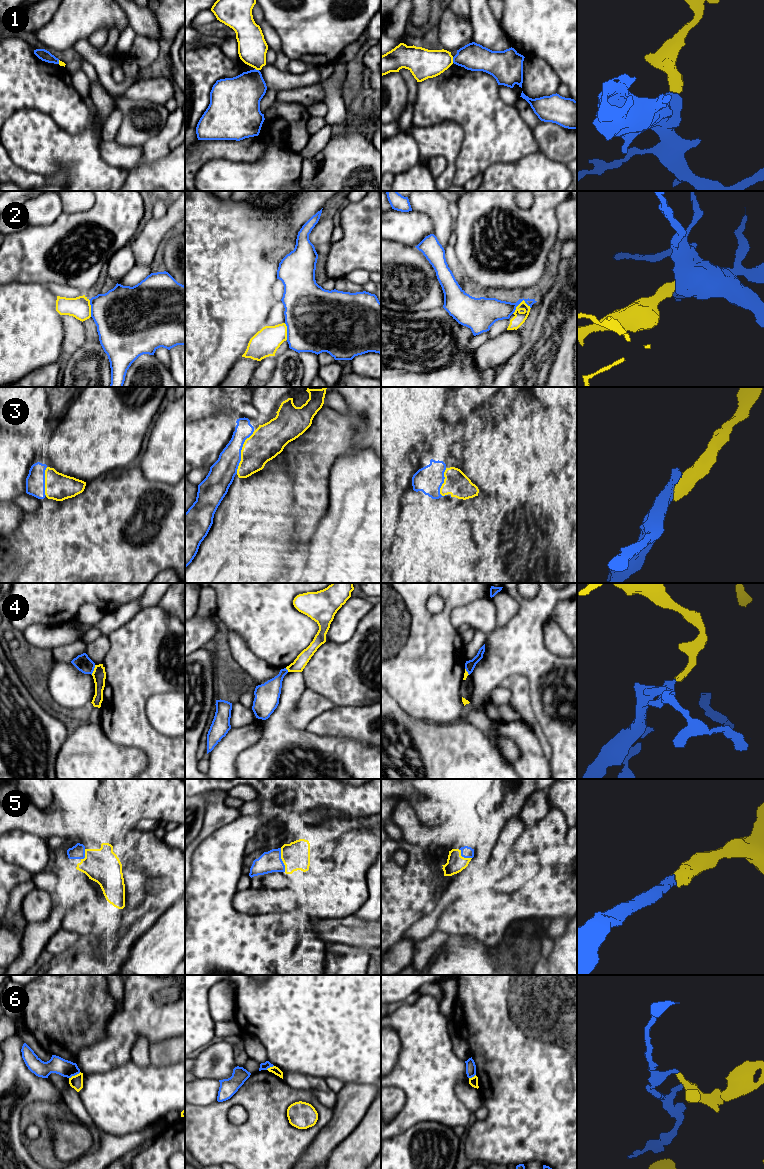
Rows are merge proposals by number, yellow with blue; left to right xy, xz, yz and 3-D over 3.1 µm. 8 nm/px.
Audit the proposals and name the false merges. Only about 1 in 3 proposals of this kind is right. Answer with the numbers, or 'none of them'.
1, 2, 4, 6

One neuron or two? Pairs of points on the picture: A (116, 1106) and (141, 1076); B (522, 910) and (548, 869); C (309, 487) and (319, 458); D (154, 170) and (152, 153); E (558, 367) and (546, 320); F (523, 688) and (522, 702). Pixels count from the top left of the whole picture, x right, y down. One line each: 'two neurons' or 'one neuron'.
A: one neuron
B: one neuron
C: one neuron
D: two neurons
E: one neuron
F: one neuron

